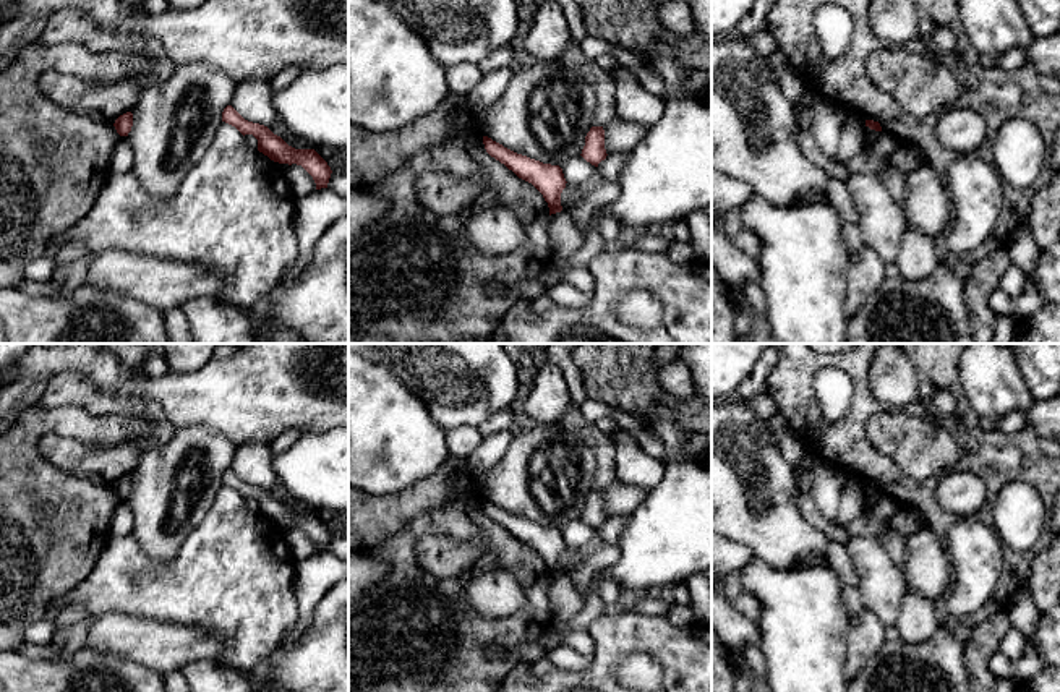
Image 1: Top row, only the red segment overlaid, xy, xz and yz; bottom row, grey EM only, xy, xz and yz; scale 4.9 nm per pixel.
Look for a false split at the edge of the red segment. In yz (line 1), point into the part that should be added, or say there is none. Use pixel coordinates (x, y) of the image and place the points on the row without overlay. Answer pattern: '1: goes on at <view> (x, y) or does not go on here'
1: does not go on here

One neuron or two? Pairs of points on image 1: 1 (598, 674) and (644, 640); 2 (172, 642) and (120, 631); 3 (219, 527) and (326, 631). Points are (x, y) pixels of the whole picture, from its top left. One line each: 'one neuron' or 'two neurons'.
1: one neuron
2: one neuron
3: two neurons

